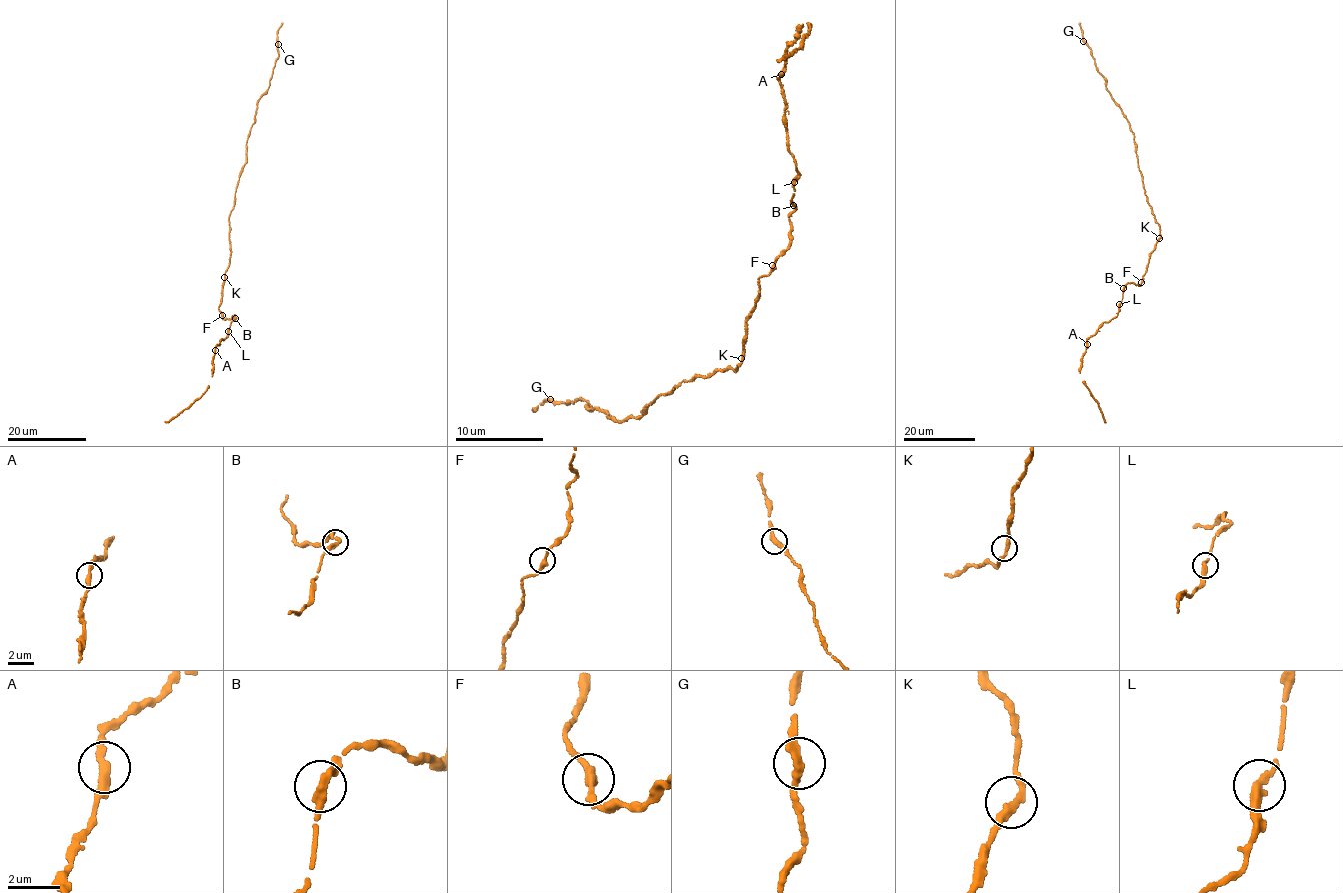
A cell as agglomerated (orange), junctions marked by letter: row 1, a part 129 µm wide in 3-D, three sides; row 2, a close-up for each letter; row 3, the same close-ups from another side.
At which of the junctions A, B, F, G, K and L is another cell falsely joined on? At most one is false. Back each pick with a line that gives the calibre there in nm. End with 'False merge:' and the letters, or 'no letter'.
False merge: no letter

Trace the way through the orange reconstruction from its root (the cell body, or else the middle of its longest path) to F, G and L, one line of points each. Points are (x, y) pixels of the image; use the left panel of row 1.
F: (225, 279), (218, 308), (222, 315)
G: (225, 279), (229, 215), (278, 44)
L: (225, 279), (218, 309), (225, 319), (234, 315), (228, 331)

